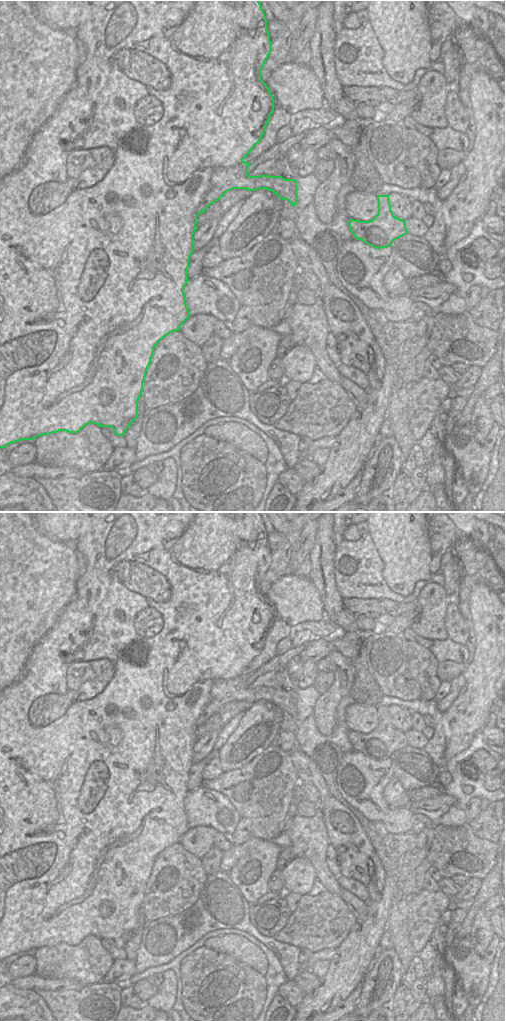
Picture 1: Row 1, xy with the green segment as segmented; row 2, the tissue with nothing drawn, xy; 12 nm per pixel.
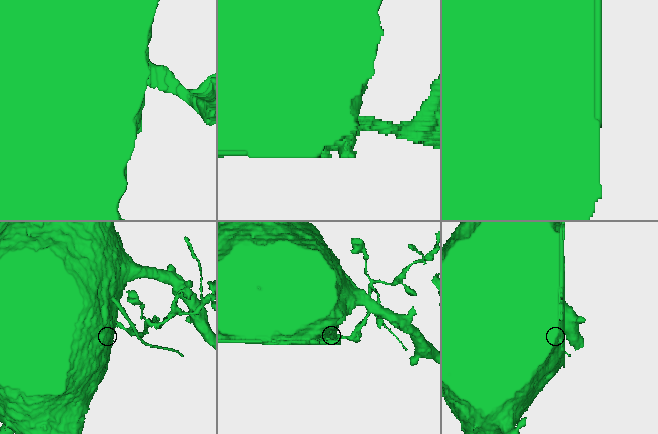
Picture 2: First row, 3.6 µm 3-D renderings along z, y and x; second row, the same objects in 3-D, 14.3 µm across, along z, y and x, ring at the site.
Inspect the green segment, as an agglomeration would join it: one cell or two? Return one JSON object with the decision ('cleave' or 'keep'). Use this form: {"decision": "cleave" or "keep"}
{"decision": "cleave"}

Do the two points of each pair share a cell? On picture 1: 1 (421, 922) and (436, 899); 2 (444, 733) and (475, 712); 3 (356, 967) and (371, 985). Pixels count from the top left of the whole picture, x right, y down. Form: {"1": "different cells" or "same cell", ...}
{"1": "same cell", "2": "different cells", "3": "different cells"}

